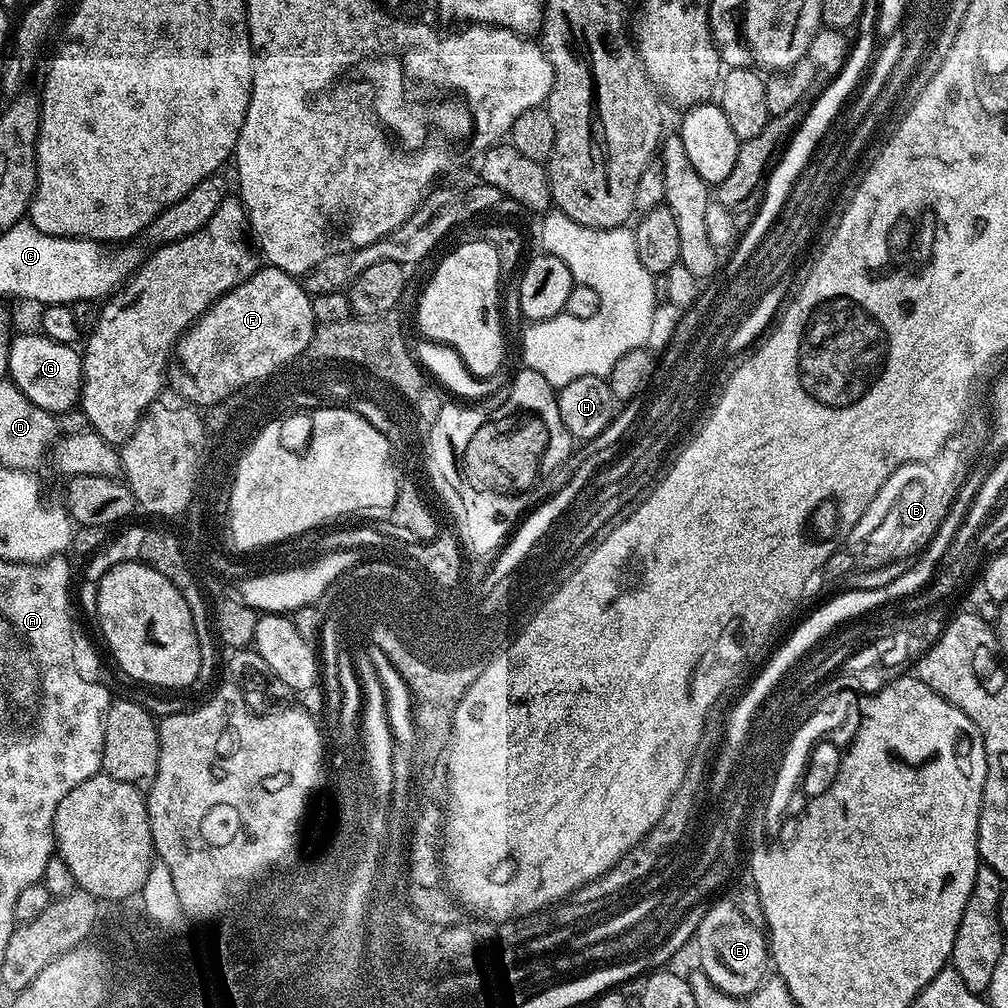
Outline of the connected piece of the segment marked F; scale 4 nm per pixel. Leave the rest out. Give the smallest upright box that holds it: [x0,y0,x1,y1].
[178,266,316,404]

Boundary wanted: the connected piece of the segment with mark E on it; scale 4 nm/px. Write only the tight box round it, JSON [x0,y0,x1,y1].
[694,899,770,996]

